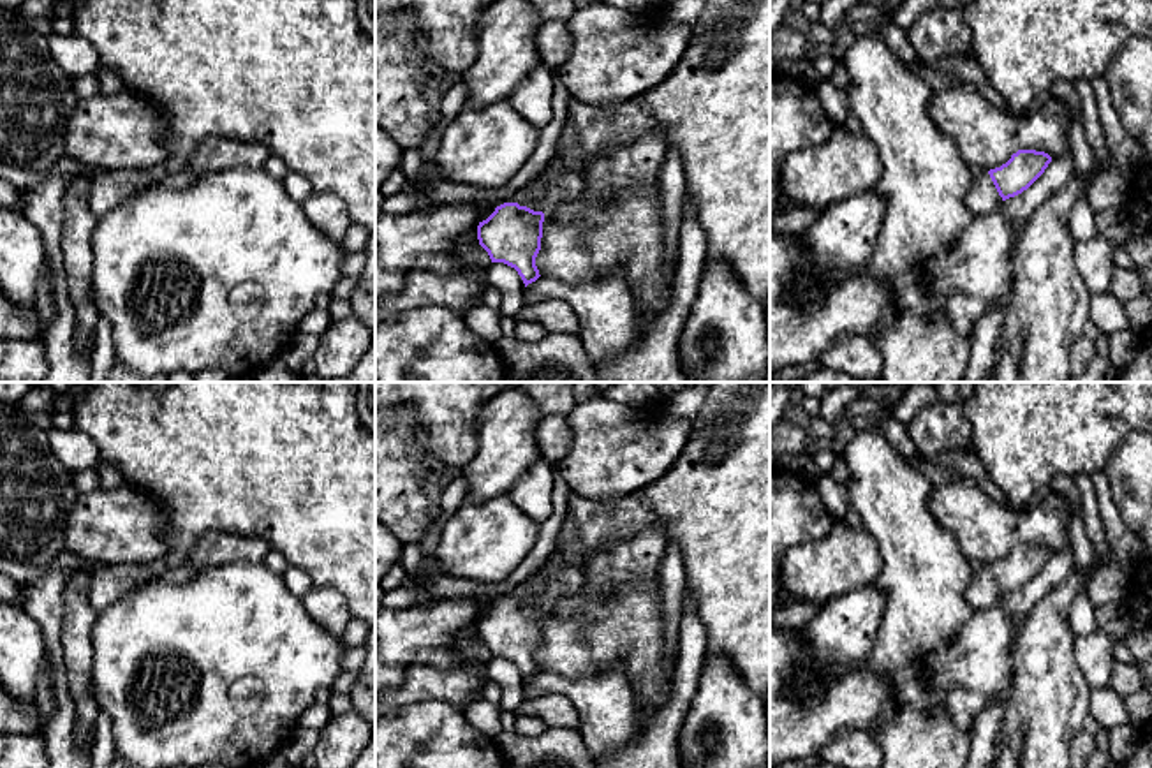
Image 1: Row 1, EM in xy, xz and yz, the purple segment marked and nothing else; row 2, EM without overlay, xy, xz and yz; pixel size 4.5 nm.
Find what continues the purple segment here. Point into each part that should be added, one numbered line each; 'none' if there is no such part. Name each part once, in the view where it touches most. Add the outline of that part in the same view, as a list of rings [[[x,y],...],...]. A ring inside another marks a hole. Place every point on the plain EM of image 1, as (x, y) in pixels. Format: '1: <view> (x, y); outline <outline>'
1: yz (982, 592); outline [[[988,565],[974,567],[972,580],[965,590],[965,601],[972,609],[993,606],[1002,597]]]

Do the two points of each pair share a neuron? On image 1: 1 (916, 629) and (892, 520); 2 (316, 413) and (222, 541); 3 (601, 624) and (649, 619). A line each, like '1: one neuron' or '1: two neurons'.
1: one neuron
2: two neurons
3: one neuron

